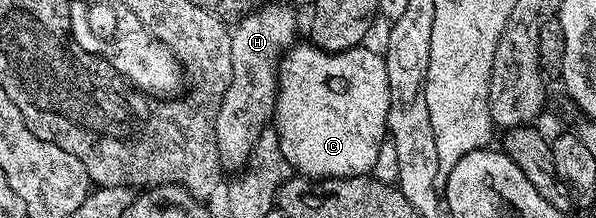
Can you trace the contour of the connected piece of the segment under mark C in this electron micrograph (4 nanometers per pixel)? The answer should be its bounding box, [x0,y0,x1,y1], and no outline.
[274,44,390,180]

